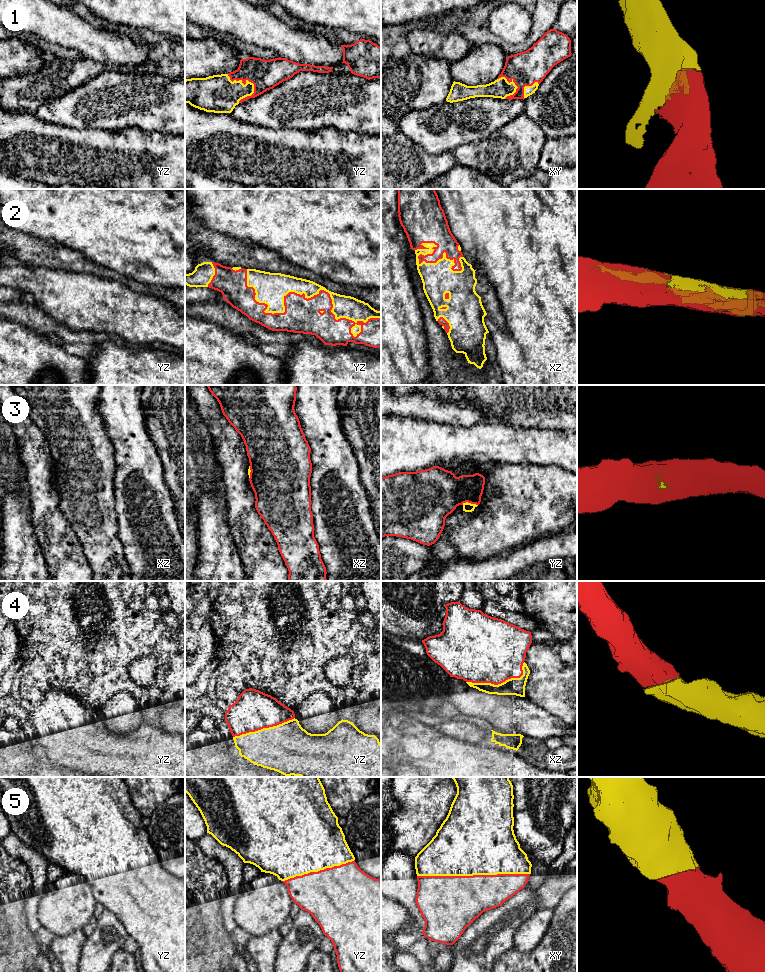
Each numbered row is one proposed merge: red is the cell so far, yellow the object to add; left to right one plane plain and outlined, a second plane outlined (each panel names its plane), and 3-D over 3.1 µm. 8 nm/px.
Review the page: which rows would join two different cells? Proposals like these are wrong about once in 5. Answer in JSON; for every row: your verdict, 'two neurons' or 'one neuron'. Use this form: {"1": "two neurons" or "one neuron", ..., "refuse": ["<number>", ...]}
{"1": "one neuron", "2": "one neuron", "3": "two neurons", "4": "one neuron", "5": "one neuron", "refuse": ["3"]}

